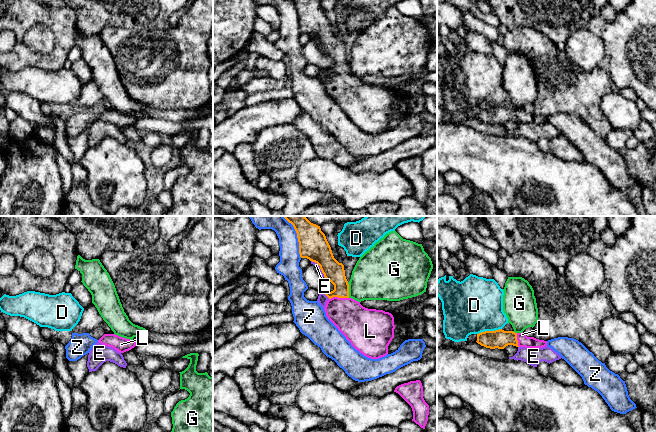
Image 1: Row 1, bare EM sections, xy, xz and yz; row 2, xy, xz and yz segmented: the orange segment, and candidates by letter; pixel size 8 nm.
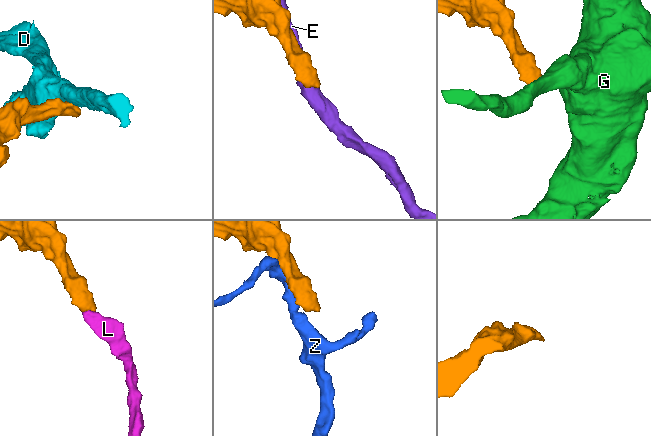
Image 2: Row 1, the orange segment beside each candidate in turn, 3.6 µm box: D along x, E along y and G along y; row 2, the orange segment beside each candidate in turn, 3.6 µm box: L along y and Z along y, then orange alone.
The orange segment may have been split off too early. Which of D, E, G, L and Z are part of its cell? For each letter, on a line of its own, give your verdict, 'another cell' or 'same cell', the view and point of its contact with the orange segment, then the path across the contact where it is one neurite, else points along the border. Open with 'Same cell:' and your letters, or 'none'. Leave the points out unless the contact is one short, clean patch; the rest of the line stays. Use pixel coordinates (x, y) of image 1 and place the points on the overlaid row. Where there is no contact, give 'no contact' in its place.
Same cell: L
D: another cell | yz (489, 331)
E: another cell | xz (326, 295)
G: another cell | xz (348, 290)
L: same cell | xz (338, 297) | across xz (333, 271), (338, 279), (338, 297), (339, 306), (355, 322)
Z: another cell | xz (297, 236)

